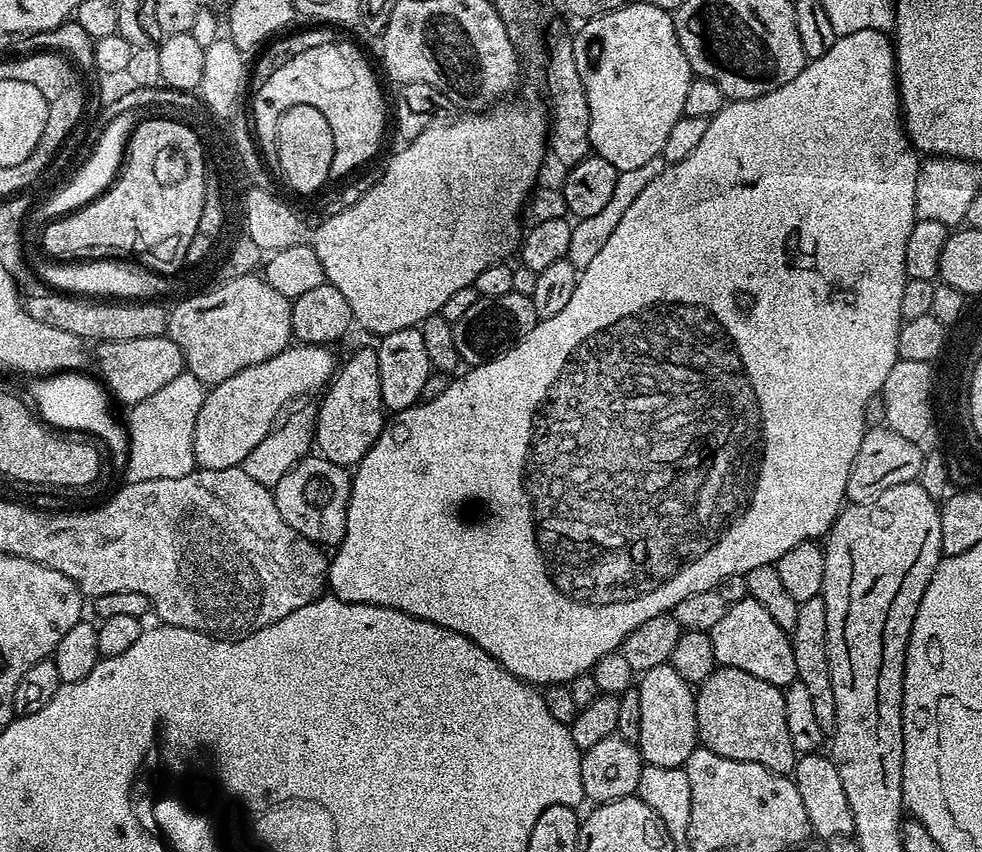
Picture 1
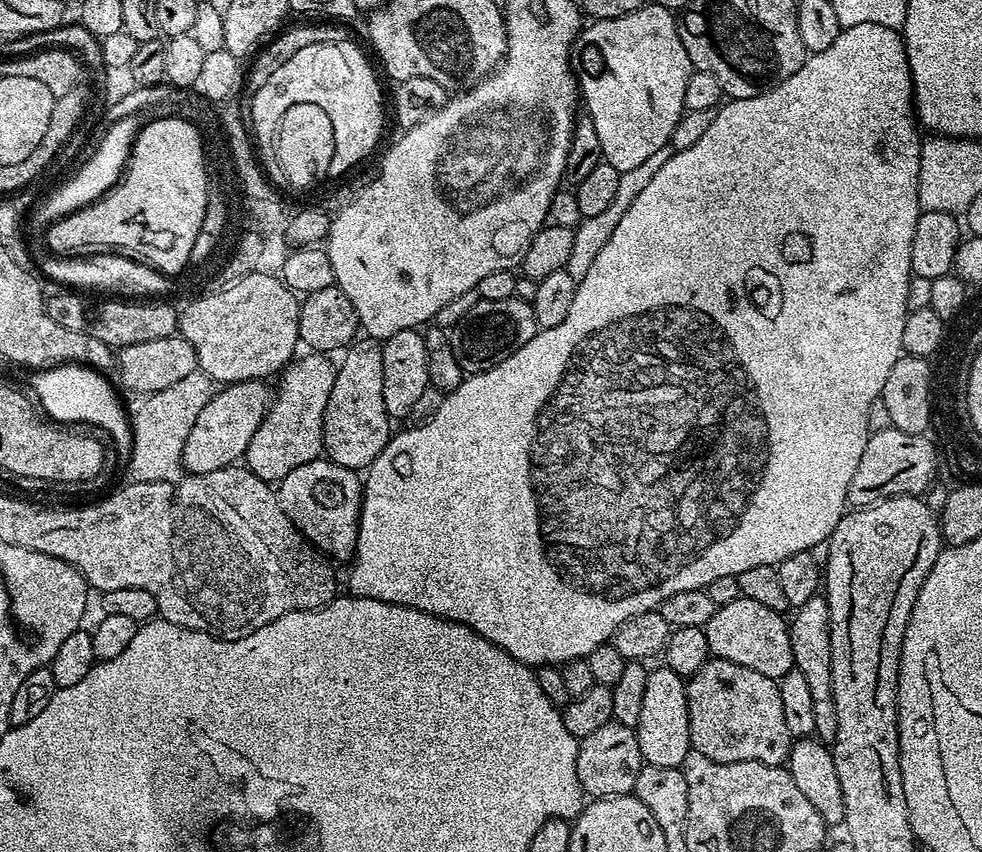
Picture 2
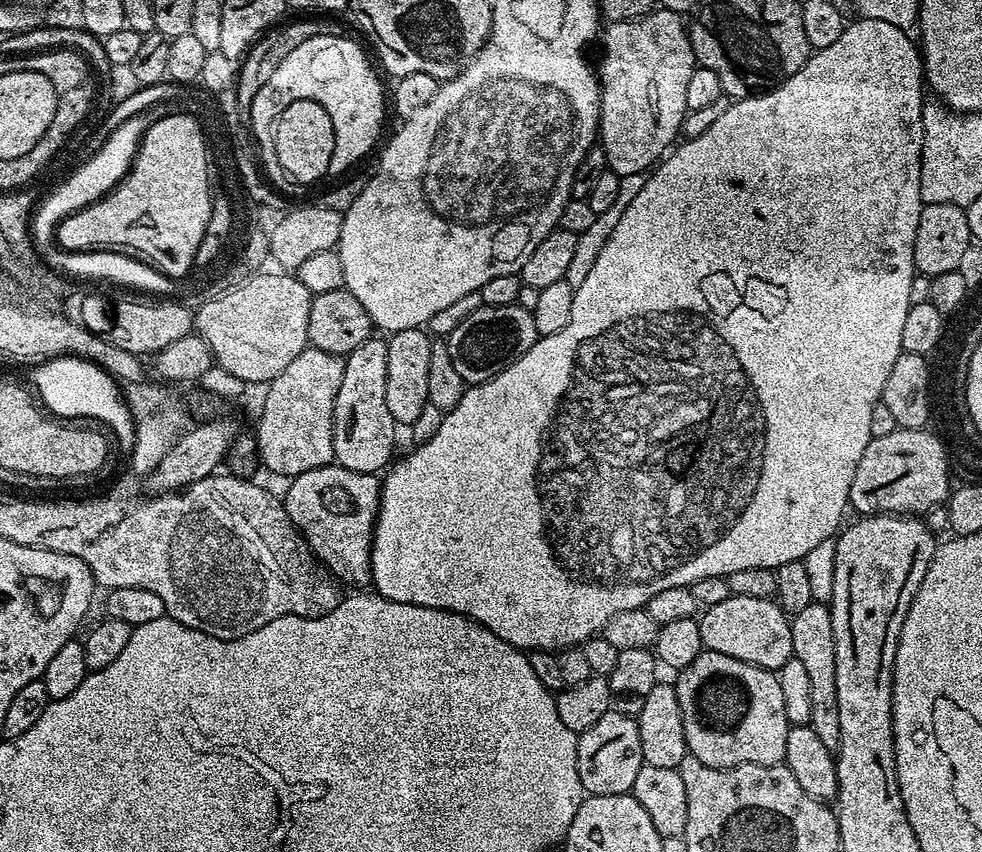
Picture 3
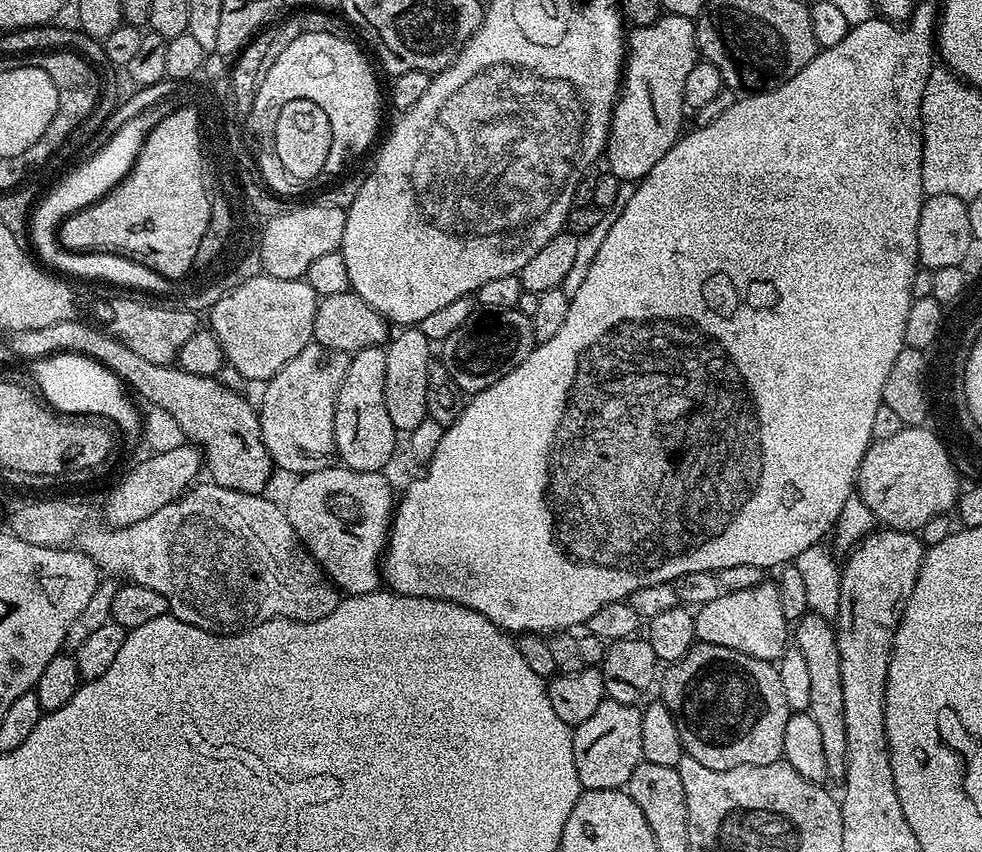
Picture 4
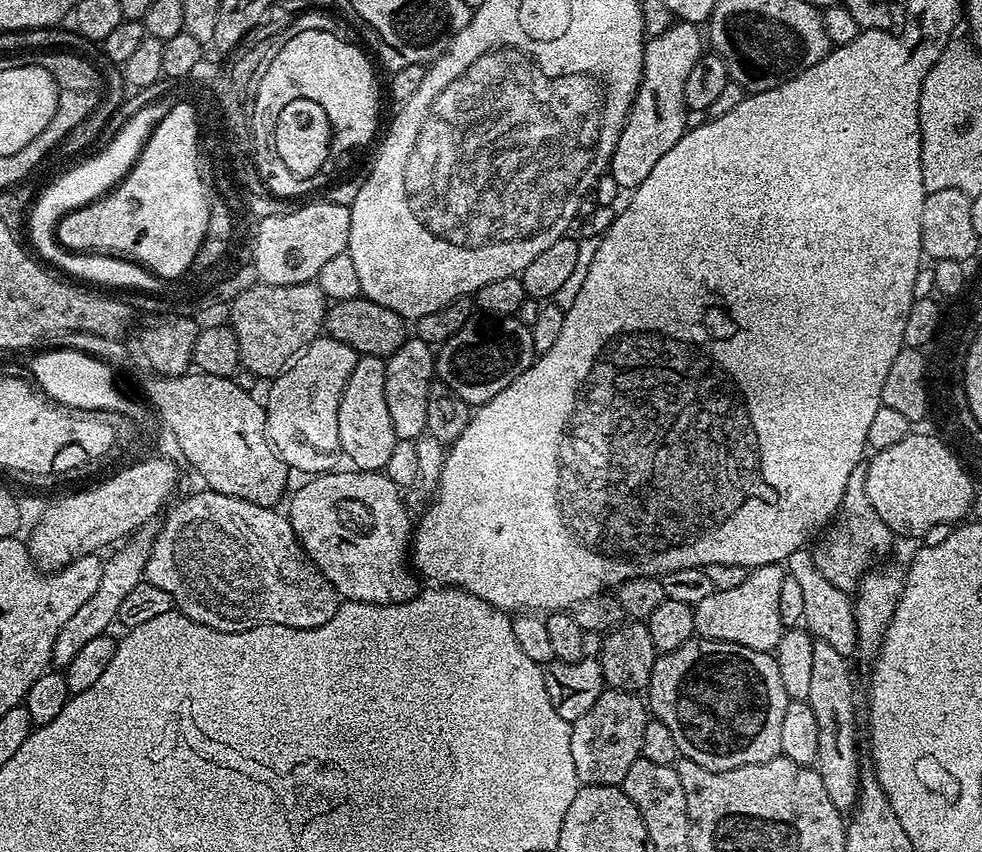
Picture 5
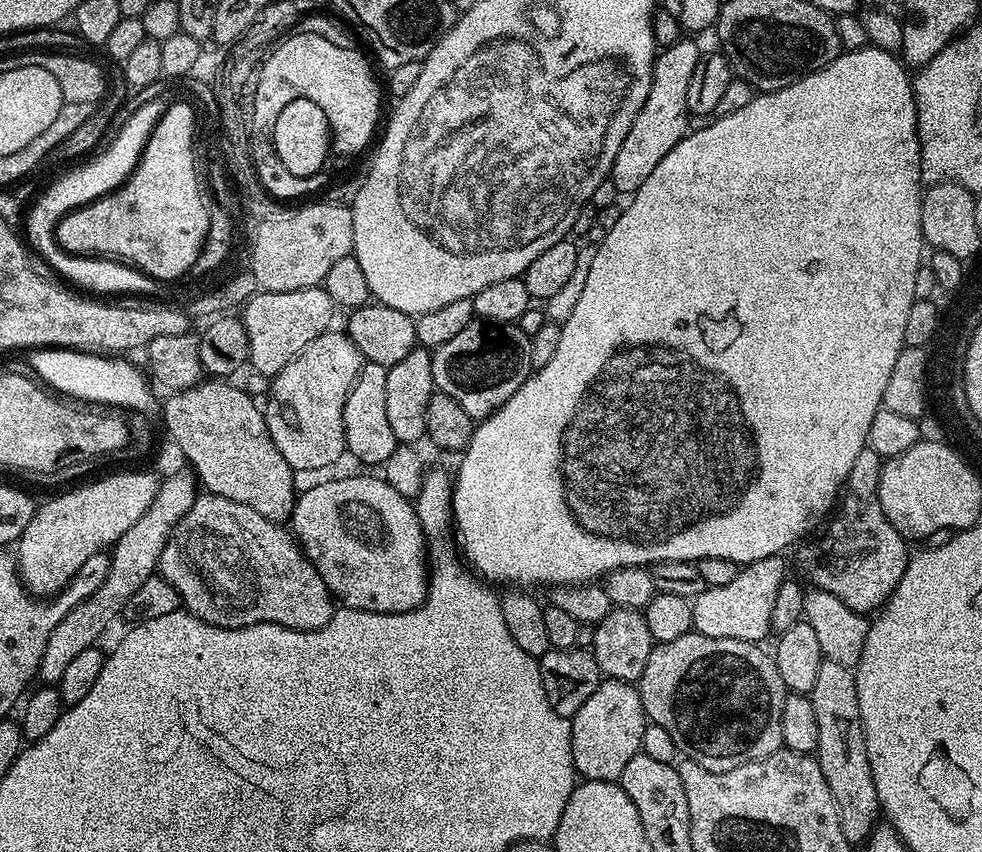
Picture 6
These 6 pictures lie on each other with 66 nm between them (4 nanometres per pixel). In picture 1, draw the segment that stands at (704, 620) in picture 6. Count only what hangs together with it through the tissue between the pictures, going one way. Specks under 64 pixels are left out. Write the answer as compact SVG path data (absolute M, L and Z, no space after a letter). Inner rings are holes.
M750 598L742 601L734 602L728 605L726 614L722 614L722 619L712 627L710 633L712 641L714 642L714 658L716 659L717 665L725 668L733 668L734 670L746 670L746 674L754 674L754 678L762 678L762 682L770 682L778 689L785 689L788 685L792 684L796 680L796 667L794 666L794 650L792 649L792 642L789 633L782 630L782 626L778 626L778 622L774 622L774 618L770 618L770 614L766 611L766 606L762 606L762 602L754 602Z

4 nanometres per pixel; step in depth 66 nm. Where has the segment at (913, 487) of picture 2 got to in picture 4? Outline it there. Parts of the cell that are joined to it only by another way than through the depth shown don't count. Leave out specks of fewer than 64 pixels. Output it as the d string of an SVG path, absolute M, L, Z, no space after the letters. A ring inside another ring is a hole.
M906 426L901 432L894 434L894 438L886 438L885 440L873 439L872 443L868 445L866 454L860 463L860 472L856 476L855 487L858 489L860 500L866 502L866 506L870 506L873 517L885 528L896 528L899 532L916 532L926 526L928 519L934 518L935 515L951 513L956 507L956 502L959 500L962 491L962 483L960 484L958 478L960 476L958 475L956 466L952 463L949 445L945 443L943 439L940 441L939 438L931 432L932 430L933 429L928 426Z

